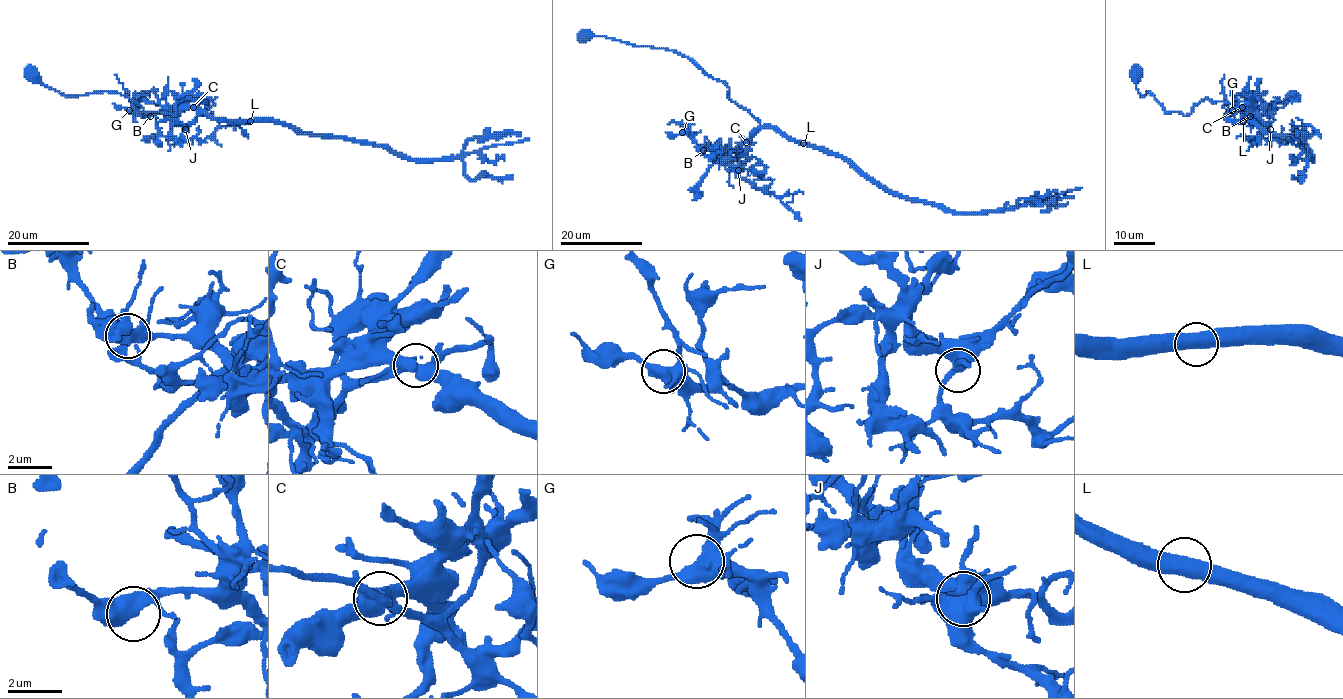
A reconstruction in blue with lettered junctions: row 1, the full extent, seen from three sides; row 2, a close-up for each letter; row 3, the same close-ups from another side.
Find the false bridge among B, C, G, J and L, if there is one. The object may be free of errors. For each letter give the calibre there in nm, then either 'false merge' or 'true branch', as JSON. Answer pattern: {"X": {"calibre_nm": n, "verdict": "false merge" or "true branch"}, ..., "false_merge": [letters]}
{"B": {"calibre_nm": 460, "verdict": "true branch"}, "C": {"calibre_nm": 500, "verdict": "false merge"}, "G": {"calibre_nm": 460, "verdict": "true branch"}, "J": {"calibre_nm": 380, "verdict": "true branch"}, "L": {"calibre_nm": 550, "verdict": "true branch"}, "false_merge": ["C"]}

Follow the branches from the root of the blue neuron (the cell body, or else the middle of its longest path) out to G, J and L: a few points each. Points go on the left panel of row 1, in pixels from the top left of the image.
G: (32, 75), (69, 97), (115, 91), (146, 112), (175, 115), (180, 101), (206, 102), (178, 113), (129, 110)
J: (32, 75), (69, 97), (115, 91), (146, 112), (175, 115), (180, 101), (206, 102), (178, 114), (185, 129)
L: (32, 75), (69, 97), (115, 91), (146, 112), (172, 115), (193, 99), (216, 118), (250, 121)

